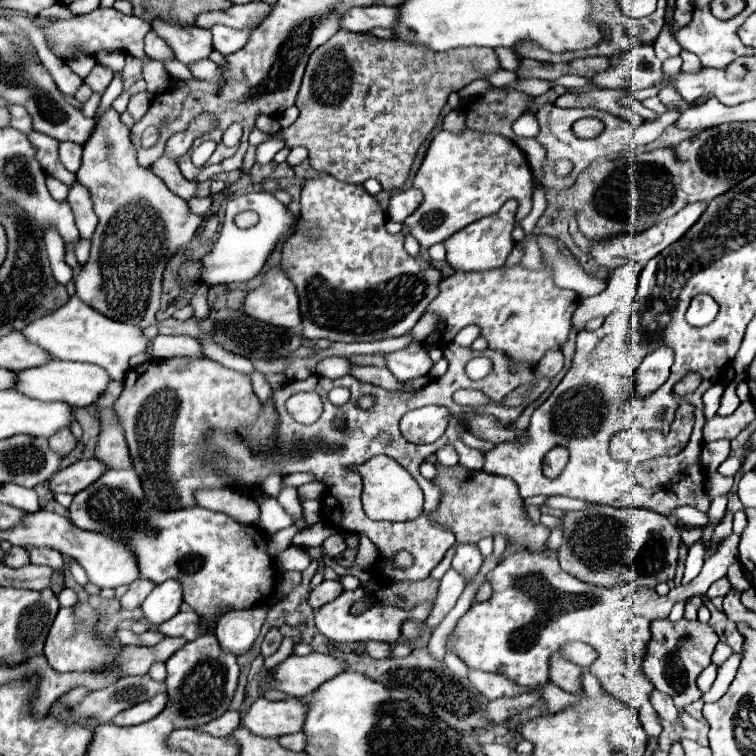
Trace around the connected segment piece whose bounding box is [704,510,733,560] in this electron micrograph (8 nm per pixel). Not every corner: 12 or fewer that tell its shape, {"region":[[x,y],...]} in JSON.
{"region":[[727,510],[716,526],[710,550],[704,560],[712,558],[720,544],[732,534],[733,512]]}

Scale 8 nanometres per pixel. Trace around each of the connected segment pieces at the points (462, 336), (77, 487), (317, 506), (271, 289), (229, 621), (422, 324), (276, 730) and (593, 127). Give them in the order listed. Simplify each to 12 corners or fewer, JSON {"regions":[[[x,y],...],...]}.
{"regions":[[[476,324],[462,328],[456,334],[456,344],[470,346],[480,336]],[[96,458],[78,460],[50,478],[50,488],[78,494],[104,472]],[[306,499],[302,508],[308,526],[322,520],[322,500]],[[280,268],[248,292],[250,316],[274,326],[302,324],[296,288]],[[270,604],[230,610],[216,626],[224,652],[246,654]],[[424,312],[410,334],[414,340],[424,340],[432,334],[438,316]],[[258,698],[242,726],[258,736],[300,732],[302,698]],[[582,118],[572,124],[578,138],[594,138],[604,124],[596,118]]]}

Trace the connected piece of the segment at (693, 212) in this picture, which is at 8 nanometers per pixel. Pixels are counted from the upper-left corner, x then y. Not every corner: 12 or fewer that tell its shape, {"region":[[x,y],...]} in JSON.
{"region":[[688,204],[672,218],[634,236],[592,244],[604,268],[646,264],[680,240],[704,214]]}

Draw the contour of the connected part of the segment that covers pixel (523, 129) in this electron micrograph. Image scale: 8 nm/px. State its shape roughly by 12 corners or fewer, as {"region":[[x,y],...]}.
{"region":[[532,112],[512,124],[518,138],[536,136],[538,122]]}

